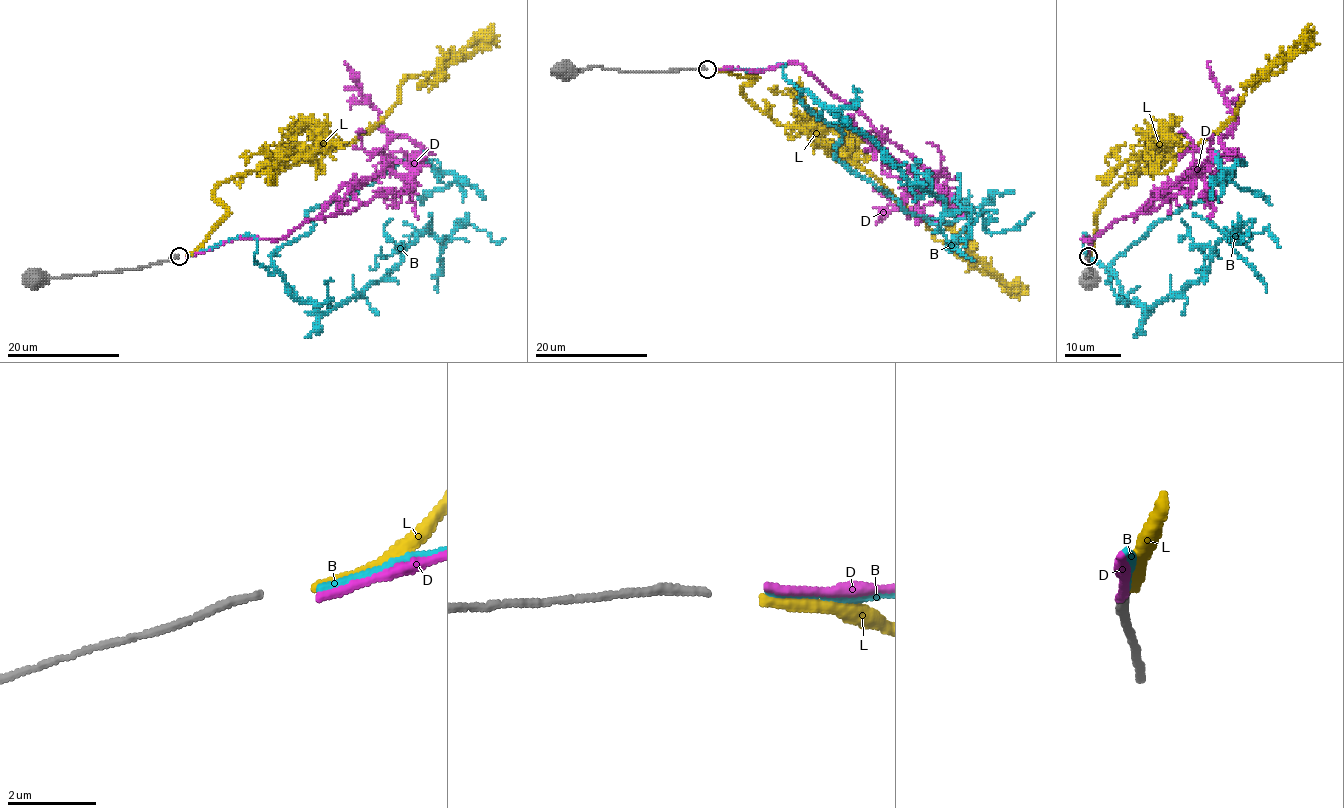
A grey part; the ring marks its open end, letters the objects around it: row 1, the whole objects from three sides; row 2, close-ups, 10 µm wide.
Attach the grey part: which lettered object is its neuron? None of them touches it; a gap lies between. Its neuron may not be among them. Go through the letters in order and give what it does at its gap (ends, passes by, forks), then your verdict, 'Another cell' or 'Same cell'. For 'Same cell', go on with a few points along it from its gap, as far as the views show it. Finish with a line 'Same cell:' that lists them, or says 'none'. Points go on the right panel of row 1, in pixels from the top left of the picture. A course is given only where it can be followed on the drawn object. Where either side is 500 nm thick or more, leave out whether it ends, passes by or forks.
B: It ends there. Same cell. Its course: (1088, 256), (1083, 235), (1083, 250), (1110, 273), (1158, 222), (1226, 184), (1238, 159), (1223, 177), (1271, 205)
D: It ends there. Another cell
L: It ends there. Another cell
Same cell: B

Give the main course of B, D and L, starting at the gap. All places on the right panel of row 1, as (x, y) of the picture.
B: (1088, 256), (1083, 235), (1083, 250), (1110, 273), (1158, 222), (1226, 184), (1238, 159), (1223, 177), (1271, 205)
D: (1088, 256), (1083, 236), (1186, 194), (1213, 152), (1233, 153), (1220, 138), (1236, 121), (1207, 60)
L: (1088, 256), (1098, 211), (1119, 184), (1214, 135), (1236, 114), (1248, 84), (1313, 47)

